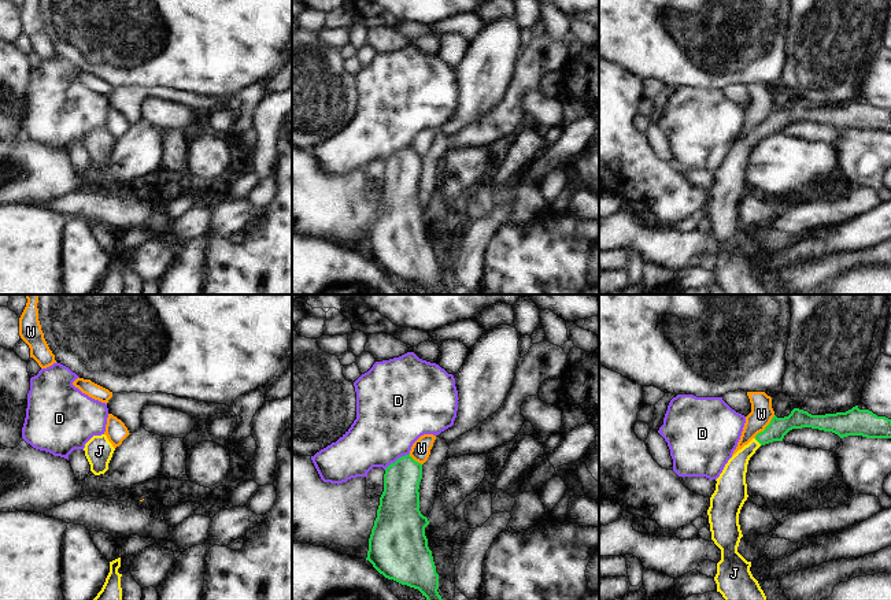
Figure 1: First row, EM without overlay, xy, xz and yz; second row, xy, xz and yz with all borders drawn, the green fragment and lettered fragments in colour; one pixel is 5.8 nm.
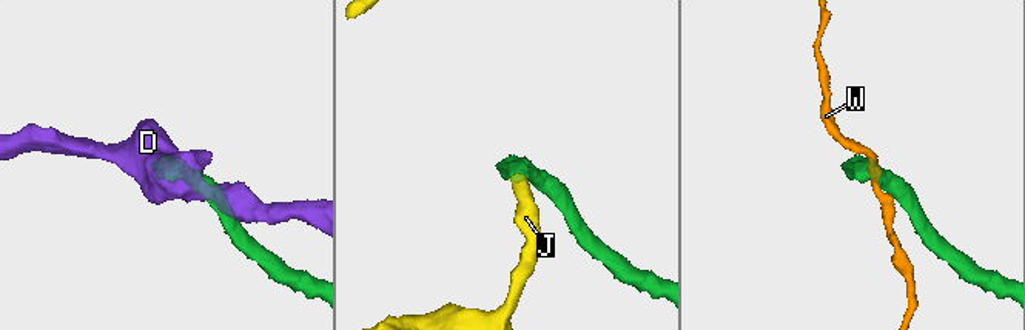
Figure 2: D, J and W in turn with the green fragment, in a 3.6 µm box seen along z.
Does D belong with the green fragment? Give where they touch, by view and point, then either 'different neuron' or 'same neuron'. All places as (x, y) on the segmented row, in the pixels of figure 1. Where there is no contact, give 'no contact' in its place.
xz (398, 459) | different neuron

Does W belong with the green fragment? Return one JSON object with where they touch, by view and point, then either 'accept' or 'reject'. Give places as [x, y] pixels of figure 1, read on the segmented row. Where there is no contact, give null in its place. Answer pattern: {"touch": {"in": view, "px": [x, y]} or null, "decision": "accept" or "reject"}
{"touch": {"in": "yz", "px": [765, 428]}, "decision": "reject"}

